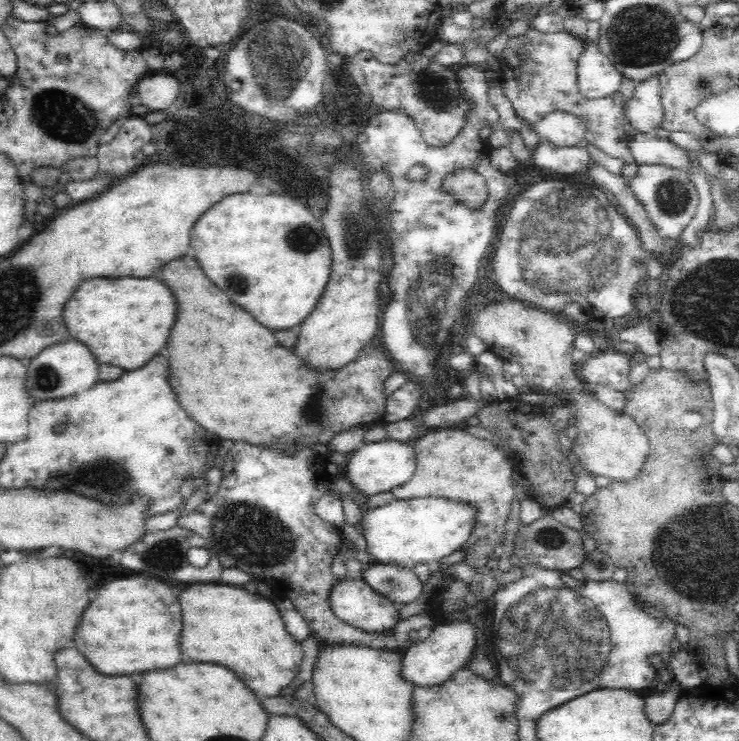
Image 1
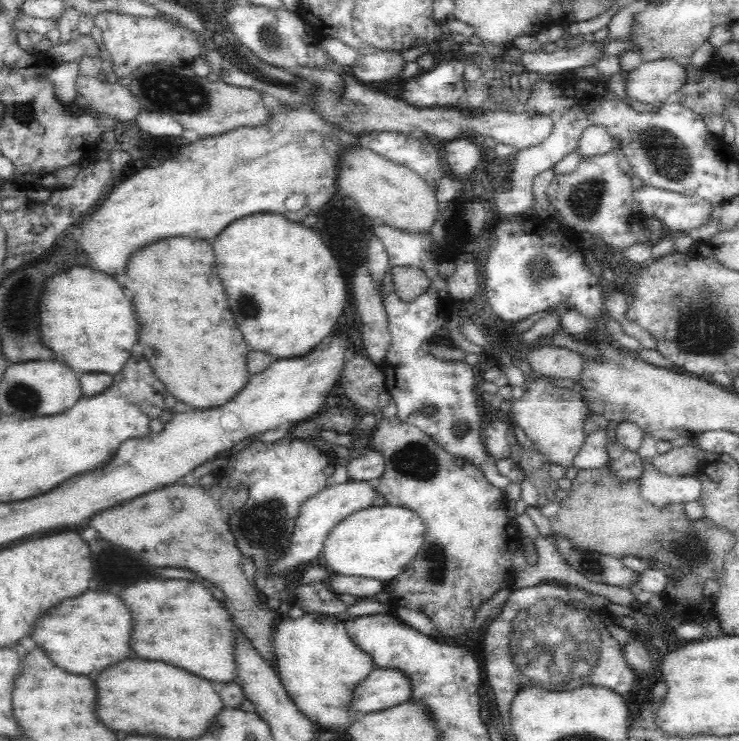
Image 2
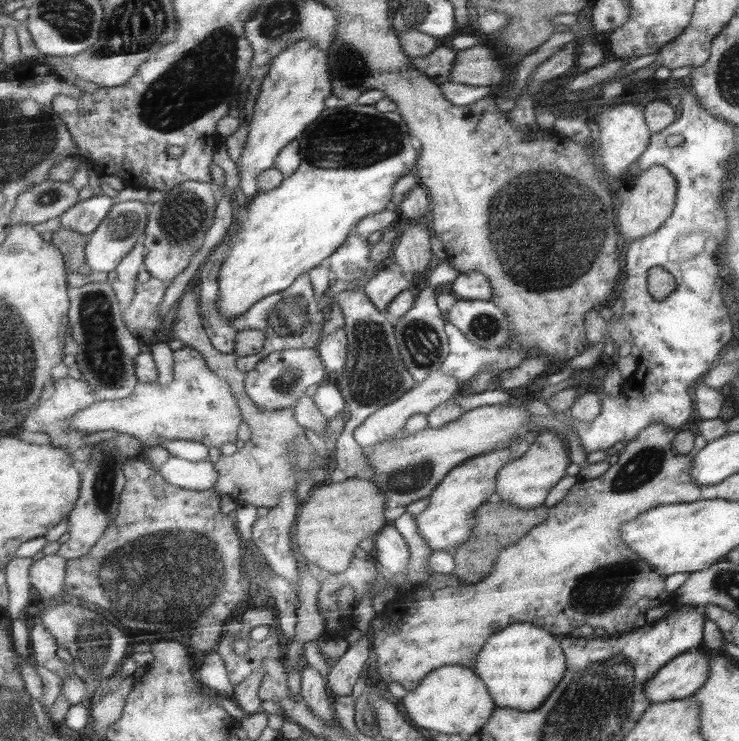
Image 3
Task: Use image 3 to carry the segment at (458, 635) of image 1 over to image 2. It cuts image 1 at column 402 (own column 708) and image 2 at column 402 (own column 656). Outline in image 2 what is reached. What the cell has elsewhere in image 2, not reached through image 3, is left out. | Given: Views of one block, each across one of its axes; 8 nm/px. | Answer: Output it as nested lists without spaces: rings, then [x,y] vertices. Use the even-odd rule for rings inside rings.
[[[378,668],[354,689],[351,709],[360,715],[386,710],[411,698],[412,683],[399,668]]]

